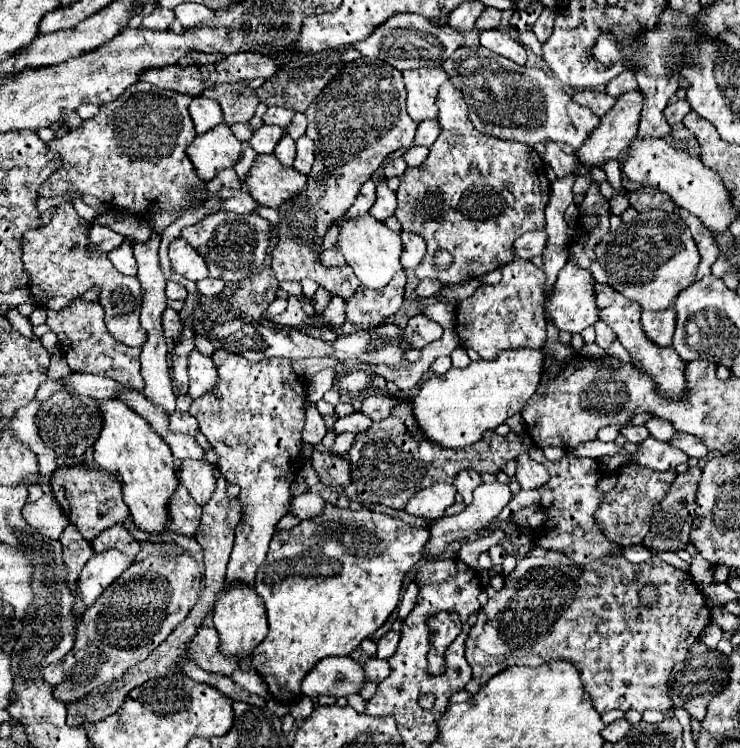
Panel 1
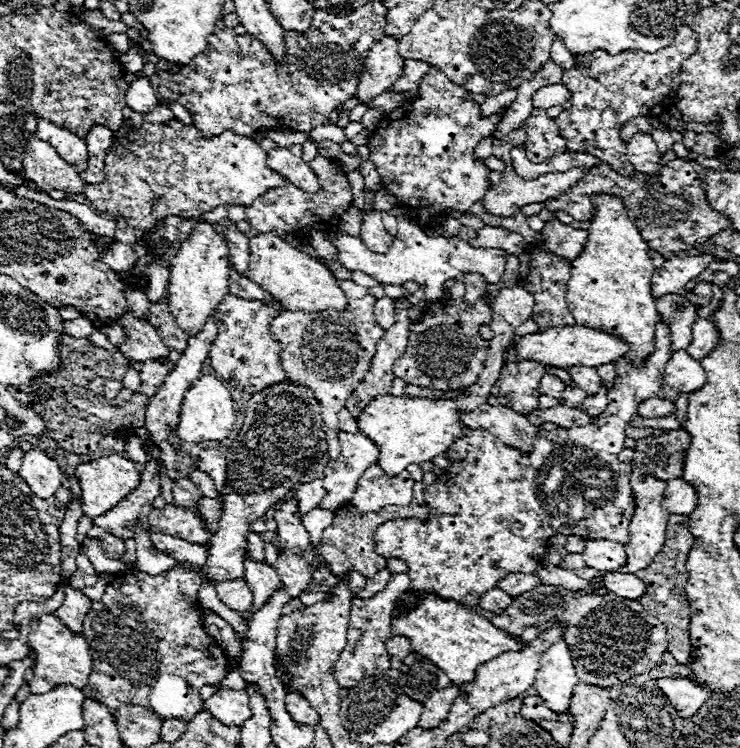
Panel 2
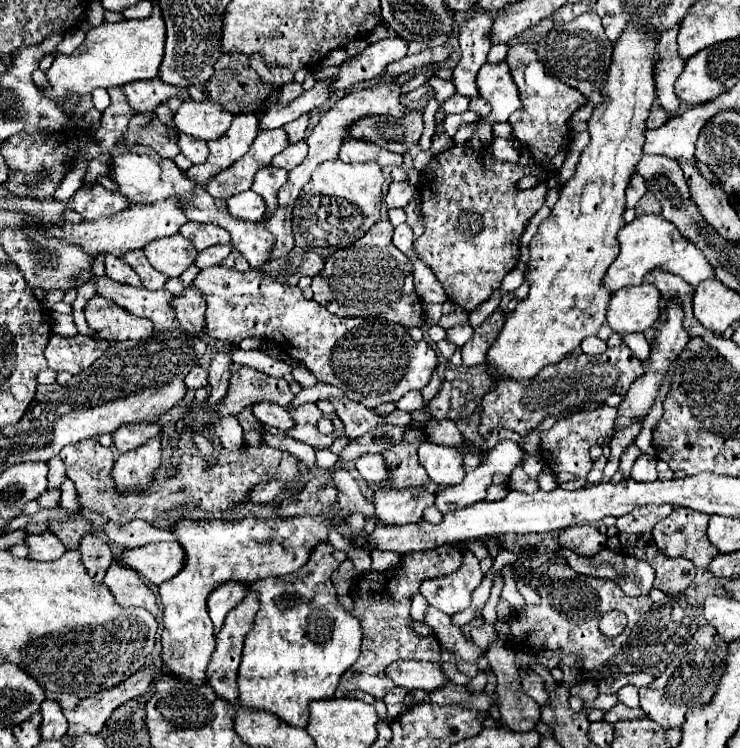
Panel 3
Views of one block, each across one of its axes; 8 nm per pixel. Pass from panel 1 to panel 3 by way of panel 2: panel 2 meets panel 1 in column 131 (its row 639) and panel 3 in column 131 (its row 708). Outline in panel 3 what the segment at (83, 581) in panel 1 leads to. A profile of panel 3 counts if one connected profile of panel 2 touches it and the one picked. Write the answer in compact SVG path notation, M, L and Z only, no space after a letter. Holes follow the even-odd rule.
M156 542L124 550L118 560L140 572L152 584L162 584L184 568L184 548L176 542Z

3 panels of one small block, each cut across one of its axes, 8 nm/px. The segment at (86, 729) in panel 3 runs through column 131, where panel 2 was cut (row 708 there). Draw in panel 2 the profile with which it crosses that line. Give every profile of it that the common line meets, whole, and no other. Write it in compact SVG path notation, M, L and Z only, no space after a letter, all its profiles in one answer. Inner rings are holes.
M660 678L658 688L670 698L682 718L692 718L712 694L710 688L688 678Z

